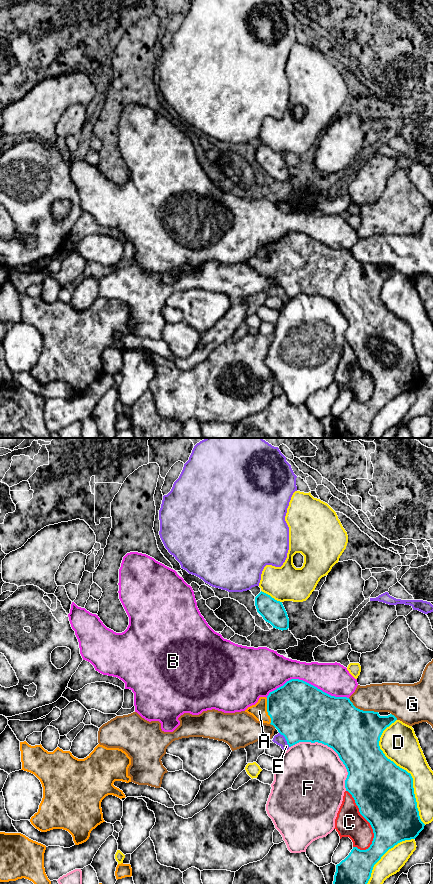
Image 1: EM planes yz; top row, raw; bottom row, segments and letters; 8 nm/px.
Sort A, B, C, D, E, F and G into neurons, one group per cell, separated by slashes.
A / B / C / D / E / F / G

